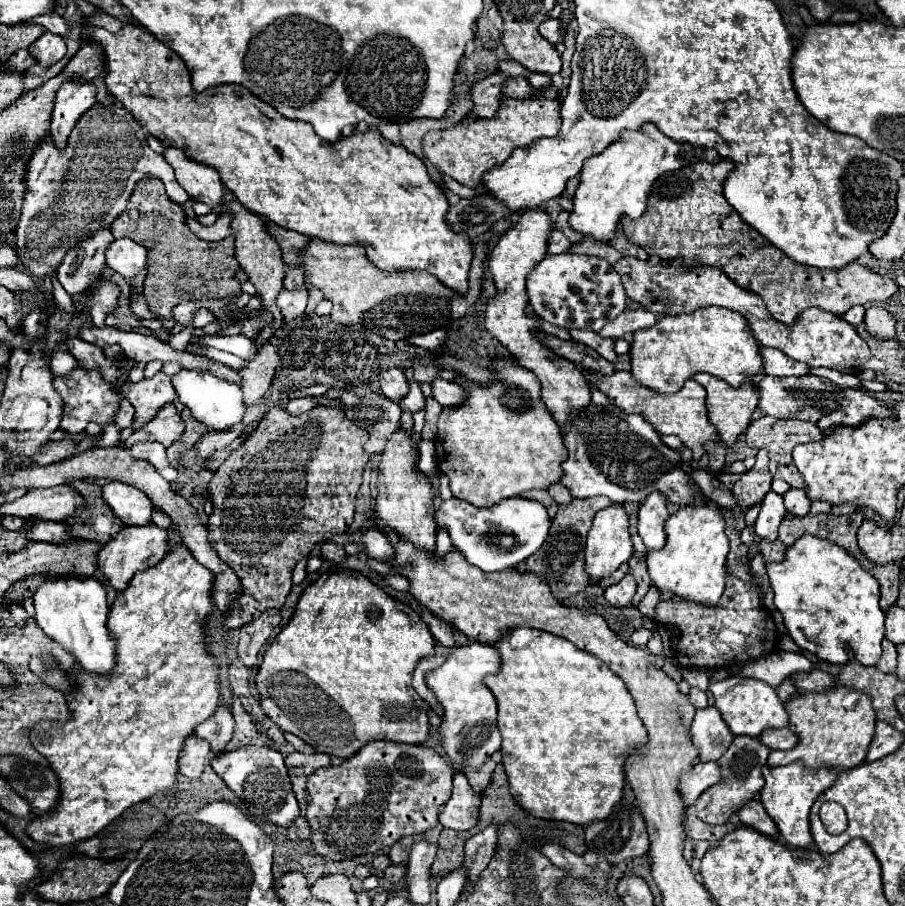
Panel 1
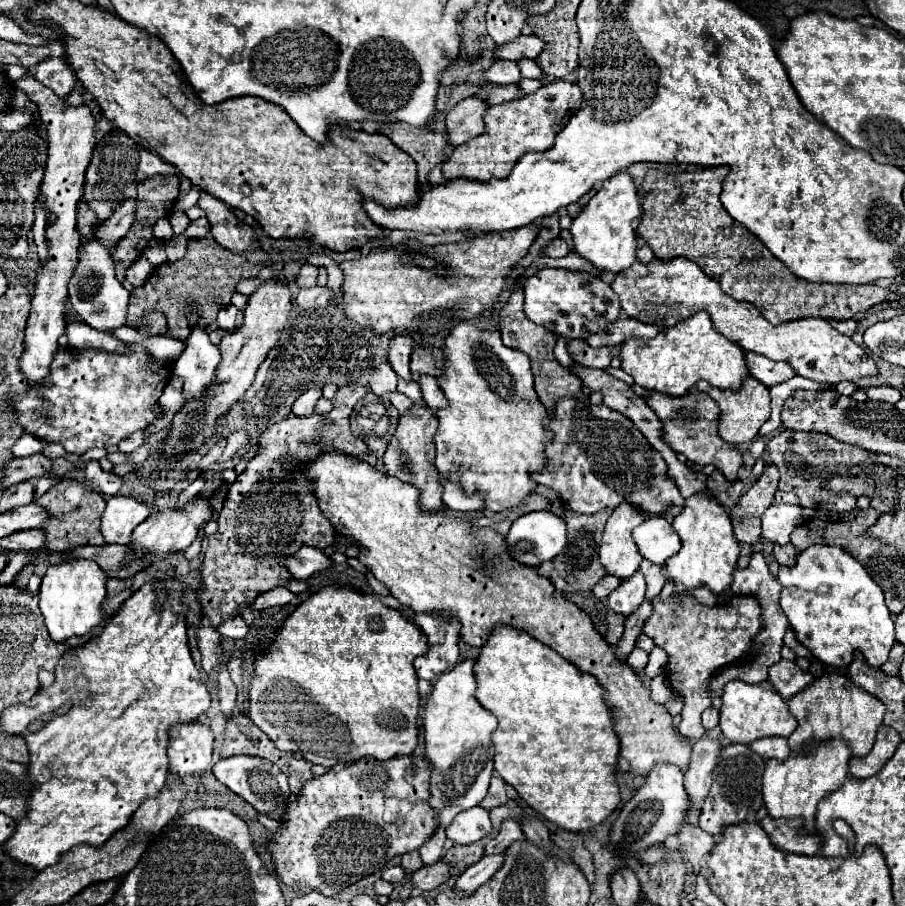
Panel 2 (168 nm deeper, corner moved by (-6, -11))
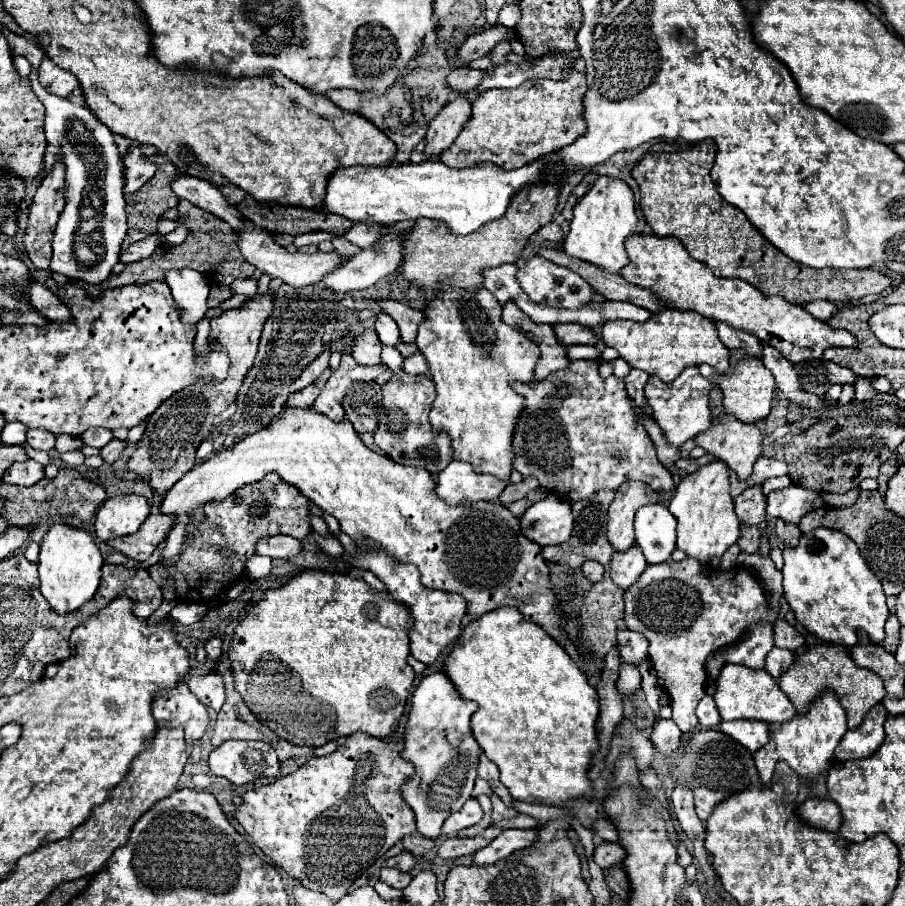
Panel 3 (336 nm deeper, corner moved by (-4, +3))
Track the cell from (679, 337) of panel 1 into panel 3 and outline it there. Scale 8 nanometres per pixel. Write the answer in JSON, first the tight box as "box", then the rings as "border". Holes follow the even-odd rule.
{"box":[602,308,728,382],"border":[[[666,308],[658,314],[652,314],[646,322],[608,320],[602,326],[602,342],[614,348],[620,358],[630,364],[630,368],[640,368],[666,382],[674,380],[688,366],[710,364],[718,372],[726,372],[728,368],[728,350],[718,340],[714,322],[692,310],[684,312]]]}

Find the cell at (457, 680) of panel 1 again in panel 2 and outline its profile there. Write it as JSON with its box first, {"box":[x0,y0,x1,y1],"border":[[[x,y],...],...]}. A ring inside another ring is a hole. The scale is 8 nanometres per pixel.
{"box":[420,660,498,866],"border":[[[464,660],[452,670],[440,674],[428,694],[424,708],[424,740],[426,758],[434,764],[430,778],[430,806],[440,814],[440,828],[436,834],[420,848],[420,858],[424,866],[432,866],[442,858],[444,828],[454,820],[454,816],[466,808],[478,806],[486,794],[494,772],[494,744],[492,732],[498,728],[498,720],[492,712],[484,710],[476,700],[476,660]]]}

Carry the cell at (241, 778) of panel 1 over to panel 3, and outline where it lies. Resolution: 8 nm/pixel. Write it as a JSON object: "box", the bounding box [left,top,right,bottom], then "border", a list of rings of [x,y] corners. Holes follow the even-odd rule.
{"box":[210,740,278,786],"border":[[[226,740],[210,752],[210,772],[226,778],[236,786],[250,784],[258,778],[278,776],[278,756],[266,742]]]}

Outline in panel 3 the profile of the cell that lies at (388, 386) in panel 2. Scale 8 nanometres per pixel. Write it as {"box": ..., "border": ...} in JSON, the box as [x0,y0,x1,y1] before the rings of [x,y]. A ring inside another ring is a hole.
{"box":[350,328,382,366],"border":[[[366,328],[360,336],[354,338],[350,354],[362,366],[376,366],[376,364],[382,362],[380,360],[380,350],[382,350],[382,346],[380,346],[380,340],[378,340],[376,332]]]}

